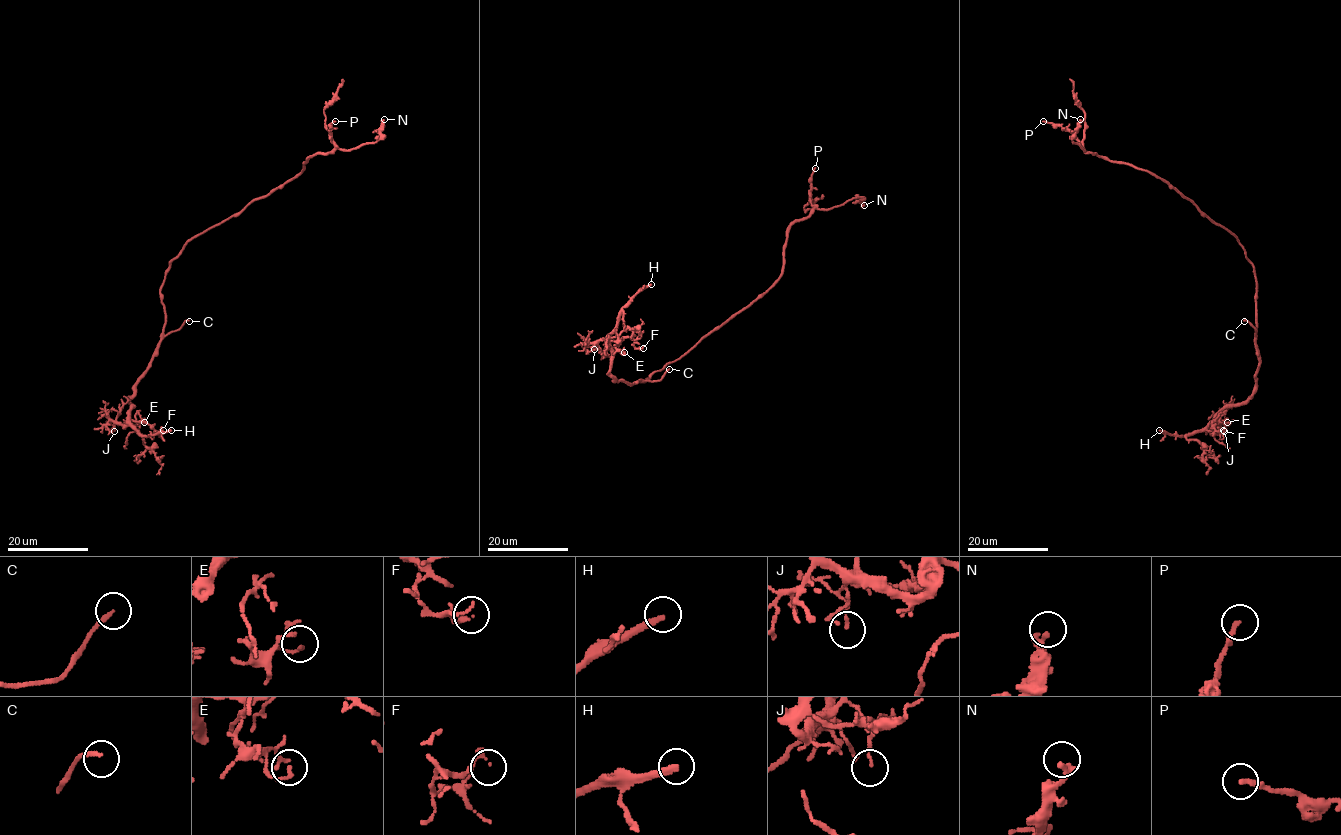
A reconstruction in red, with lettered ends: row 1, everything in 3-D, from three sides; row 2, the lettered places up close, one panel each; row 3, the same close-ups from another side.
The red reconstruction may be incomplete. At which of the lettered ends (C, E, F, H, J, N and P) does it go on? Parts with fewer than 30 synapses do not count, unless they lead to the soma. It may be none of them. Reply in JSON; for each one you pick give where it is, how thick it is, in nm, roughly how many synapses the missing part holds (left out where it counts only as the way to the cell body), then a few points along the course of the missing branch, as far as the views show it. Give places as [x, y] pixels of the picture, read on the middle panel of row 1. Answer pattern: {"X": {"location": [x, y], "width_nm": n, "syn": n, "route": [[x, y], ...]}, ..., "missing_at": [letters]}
{"C": {"location": [669, 369], "width_nm": 180}, "H": {"location": [651, 284], "width_nm": 240, "syn": 40, "route": [[651, 284], [669, 283], [714, 261], [723, 252], [729, 235], [705, 233], [706, 230]]}, "missing_at": ["C", "H"]}

